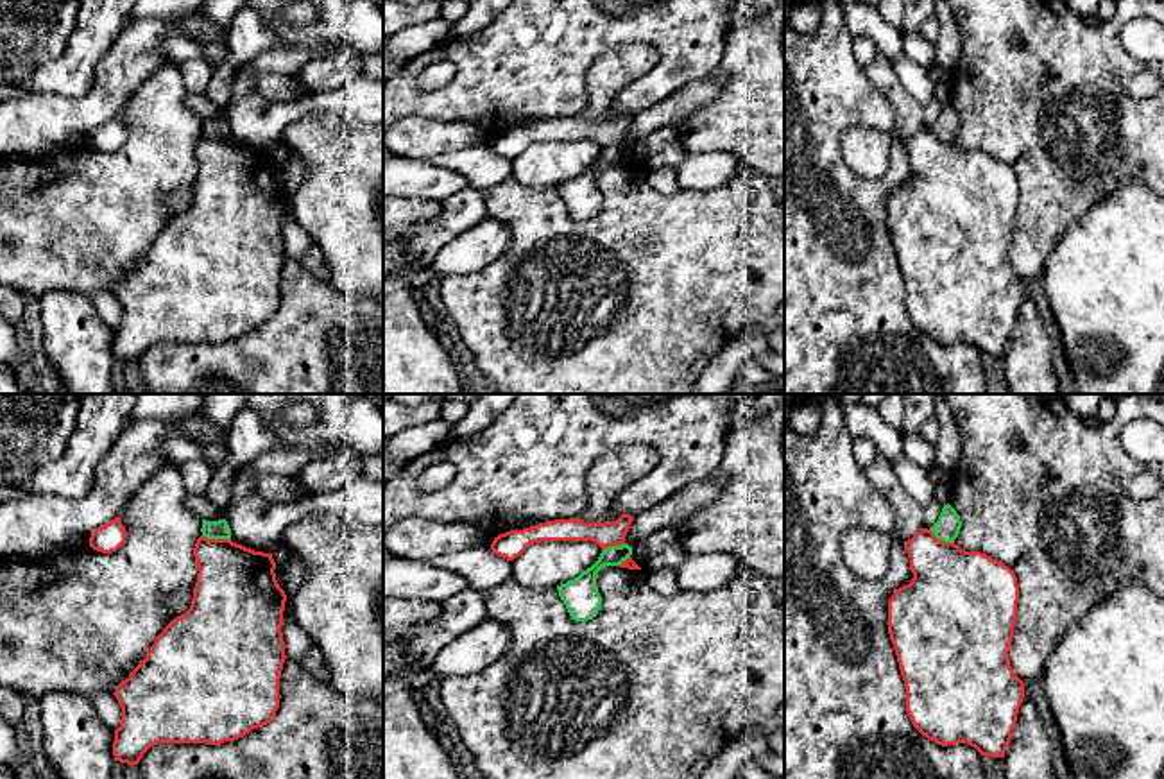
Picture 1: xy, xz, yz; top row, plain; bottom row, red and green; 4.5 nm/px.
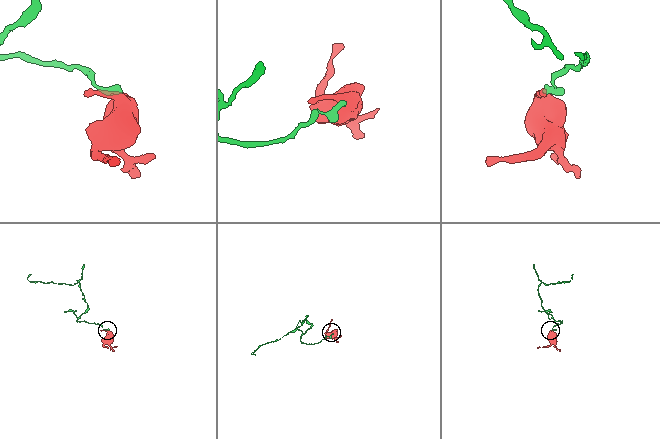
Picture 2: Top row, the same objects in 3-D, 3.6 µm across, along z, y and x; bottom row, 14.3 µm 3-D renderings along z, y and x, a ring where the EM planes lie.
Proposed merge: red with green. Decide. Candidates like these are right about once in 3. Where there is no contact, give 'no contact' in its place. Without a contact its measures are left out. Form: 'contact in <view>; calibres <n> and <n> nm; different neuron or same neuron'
contact in xy; calibres 360 and 80 nm; different neuron

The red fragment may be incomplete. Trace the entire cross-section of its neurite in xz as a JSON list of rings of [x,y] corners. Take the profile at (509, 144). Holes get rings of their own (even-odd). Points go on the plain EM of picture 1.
[[[621,113],[616,120],[584,122],[577,116],[539,122],[494,136],[489,147],[467,147],[435,159],[433,165],[460,172],[469,186],[485,190],[512,175],[512,159],[539,140],[593,140],[602,149],[621,145],[634,115]]]

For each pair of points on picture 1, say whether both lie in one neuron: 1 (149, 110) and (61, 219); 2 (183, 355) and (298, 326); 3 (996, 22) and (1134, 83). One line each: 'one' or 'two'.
1: one
2: one
3: two

